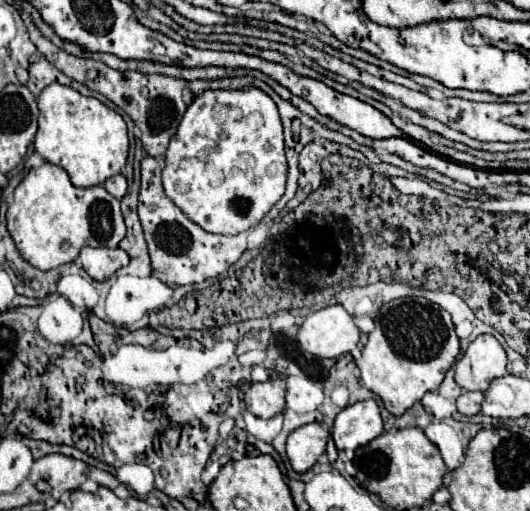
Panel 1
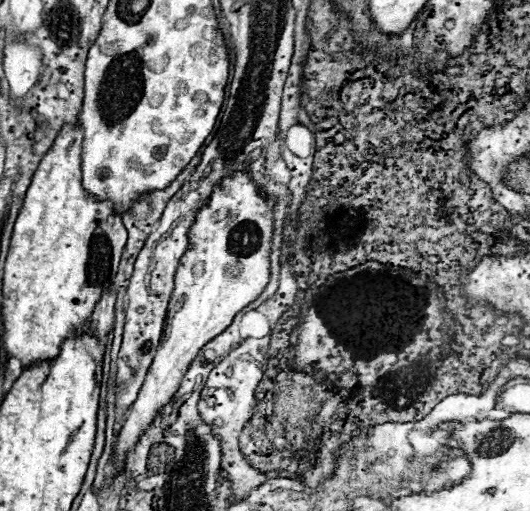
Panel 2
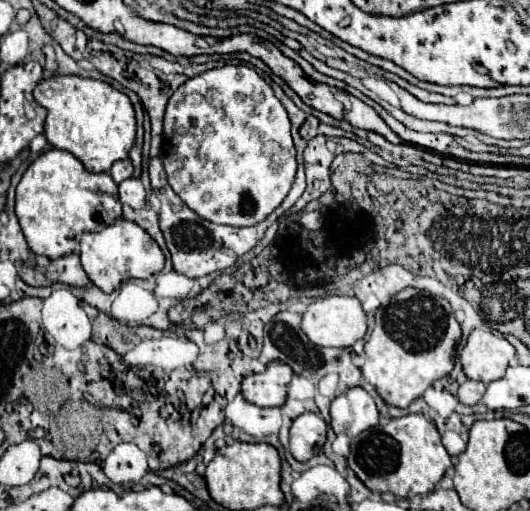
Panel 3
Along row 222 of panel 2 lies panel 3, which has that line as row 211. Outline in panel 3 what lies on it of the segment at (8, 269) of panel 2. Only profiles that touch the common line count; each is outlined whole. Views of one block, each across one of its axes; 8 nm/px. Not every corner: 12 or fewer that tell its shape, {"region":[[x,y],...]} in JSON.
{"region":[[70,152],[40,154],[16,188],[34,254],[76,252],[120,220],[118,186]]}

